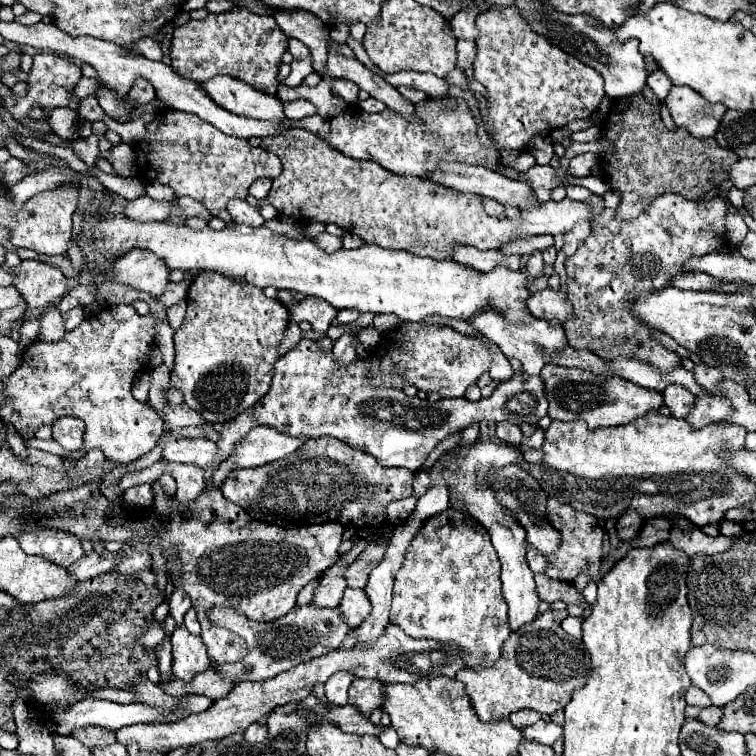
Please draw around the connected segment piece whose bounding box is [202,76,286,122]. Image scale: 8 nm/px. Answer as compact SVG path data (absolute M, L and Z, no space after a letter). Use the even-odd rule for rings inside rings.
M216 76L204 82L202 88L218 106L222 106L232 114L256 120L270 120L270 122L286 118L284 104L276 96L264 94L236 78Z

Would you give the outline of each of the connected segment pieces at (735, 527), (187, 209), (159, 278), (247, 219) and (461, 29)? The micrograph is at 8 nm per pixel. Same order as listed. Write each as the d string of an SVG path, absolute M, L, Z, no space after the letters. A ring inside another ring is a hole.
M723 520L720 523L720 534L729 538L735 537L741 534L743 531L743 527L741 524Z
M176 198L176 204L178 204L178 208L182 210L182 214L184 214L186 218L190 218L190 216L200 216L200 218L204 218L204 220L210 220L210 218L212 218L210 212L208 212L200 202L196 202L196 200L192 200L192 198Z
M132 248L114 262L114 274L106 276L106 280L128 284L136 290L144 290L152 296L160 296L164 294L168 276L170 276L170 268L162 258L158 258L150 250Z
M228 200L226 210L230 212L234 224L246 224L252 228L264 224L264 218L260 216L258 208L252 208L246 200Z
M462 10L460 14L456 14L456 18L452 18L450 26L456 34L456 38L464 38L464 40L478 40L478 28L476 28L476 14L468 14L470 10Z

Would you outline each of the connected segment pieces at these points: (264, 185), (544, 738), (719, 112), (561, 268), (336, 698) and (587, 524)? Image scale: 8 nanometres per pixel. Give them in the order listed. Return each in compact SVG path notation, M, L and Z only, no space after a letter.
M260 178L260 180L256 180L256 182L250 186L250 194L252 194L254 198L262 200L262 198L268 196L270 186L272 186L272 180L270 180L270 178Z
M538 720L536 724L524 728L522 736L528 738L528 740L536 740L536 742L542 742L542 744L552 746L558 738L562 738L562 726L556 724L556 722L544 722L544 720Z
M674 86L664 102L668 104L676 126L686 128L696 138L714 136L726 112L724 104L712 104L688 86Z
M560 250L560 252L558 252L557 254L554 269L556 270L556 274L558 274L560 277L560 290L563 292L564 295L566 295L564 291L566 291L567 289L567 273L564 265L564 252L562 252L562 250Z
M344 670L338 672L338 674L332 674L328 678L328 682L324 686L326 686L326 698L332 706L342 706L342 704L348 702L346 692L348 692L352 680L354 680L354 674L344 672Z
M554 498L548 500L548 520L560 532L562 544L560 544L560 550L556 554L548 556L546 576L556 578L556 580L564 580L564 582L572 582L582 572L592 576L592 578L598 576L600 558L602 558L602 536L604 536L604 530L600 528L598 520L592 514L578 512L572 506L560 504Z

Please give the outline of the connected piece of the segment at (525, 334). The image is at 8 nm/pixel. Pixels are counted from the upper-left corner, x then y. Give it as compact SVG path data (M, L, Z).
M484 312L484 314L478 314L478 318L470 320L470 324L476 330L480 330L482 336L492 340L508 358L516 358L522 364L522 370L532 376L532 374L540 374L540 370L550 362L550 358L568 346L568 340L564 336L562 324L556 318L554 320L538 320L538 318L530 316L528 320L530 322L526 322L524 326L512 326L512 324L504 322L504 318L500 318L500 314Z

